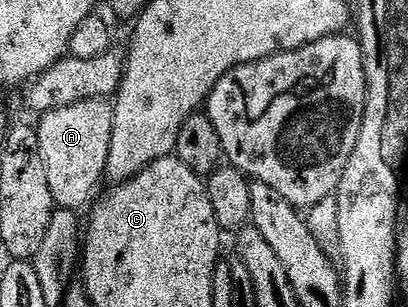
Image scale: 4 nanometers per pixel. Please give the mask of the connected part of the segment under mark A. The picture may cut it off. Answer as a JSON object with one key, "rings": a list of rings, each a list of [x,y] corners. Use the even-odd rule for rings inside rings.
{"rings":[[[104,100],[79,102],[70,108],[58,108],[43,115],[36,126],[38,144],[42,148],[42,160],[46,164],[46,180],[50,180],[50,192],[57,207],[62,210],[83,211],[83,206],[96,194],[100,181],[105,181],[110,156],[110,136],[112,135],[113,107]]]}

